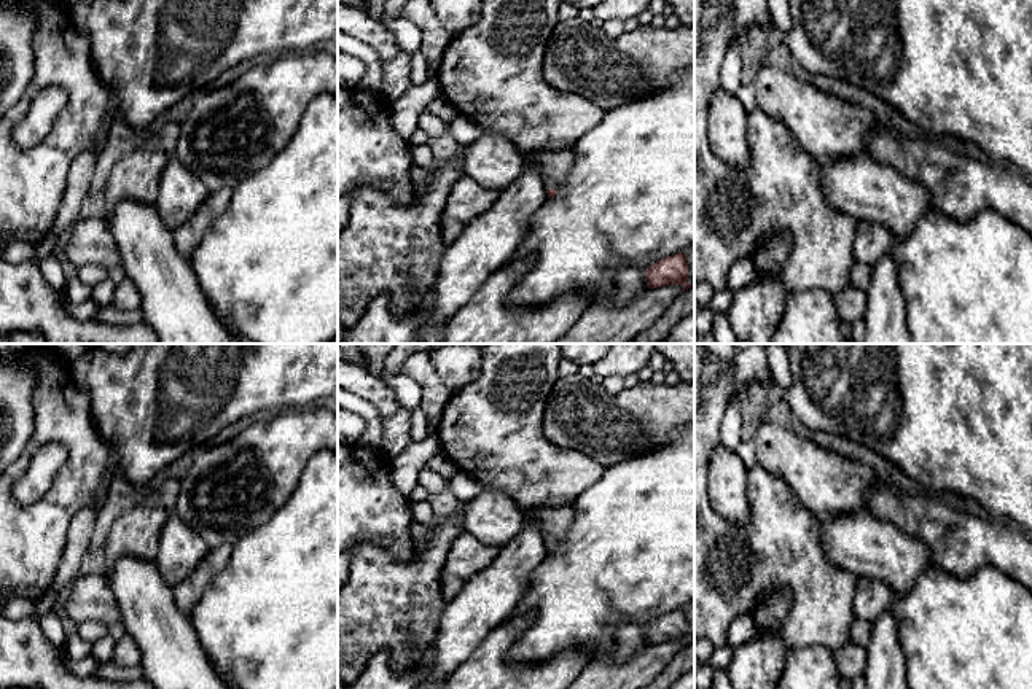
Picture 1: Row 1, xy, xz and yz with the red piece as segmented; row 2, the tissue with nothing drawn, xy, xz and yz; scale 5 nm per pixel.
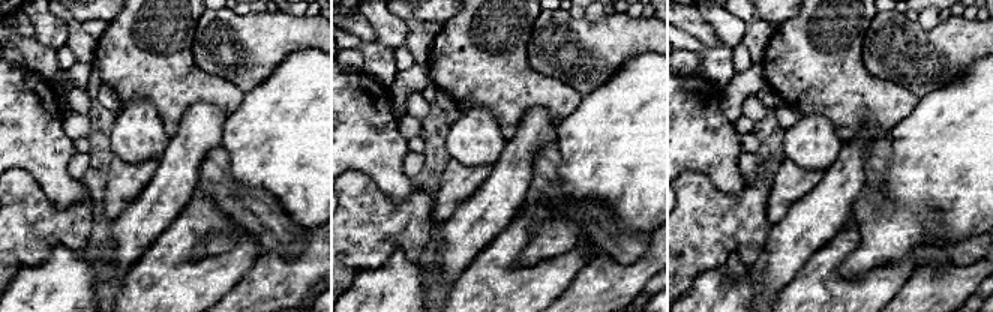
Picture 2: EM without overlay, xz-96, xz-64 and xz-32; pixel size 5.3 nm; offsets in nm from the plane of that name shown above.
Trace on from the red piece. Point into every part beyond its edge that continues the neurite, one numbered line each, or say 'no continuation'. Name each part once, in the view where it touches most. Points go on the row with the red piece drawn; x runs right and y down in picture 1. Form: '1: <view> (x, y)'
1: xz (555, 166)

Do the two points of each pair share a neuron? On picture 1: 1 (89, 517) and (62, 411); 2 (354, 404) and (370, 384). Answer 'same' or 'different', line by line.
1: different
2: different

